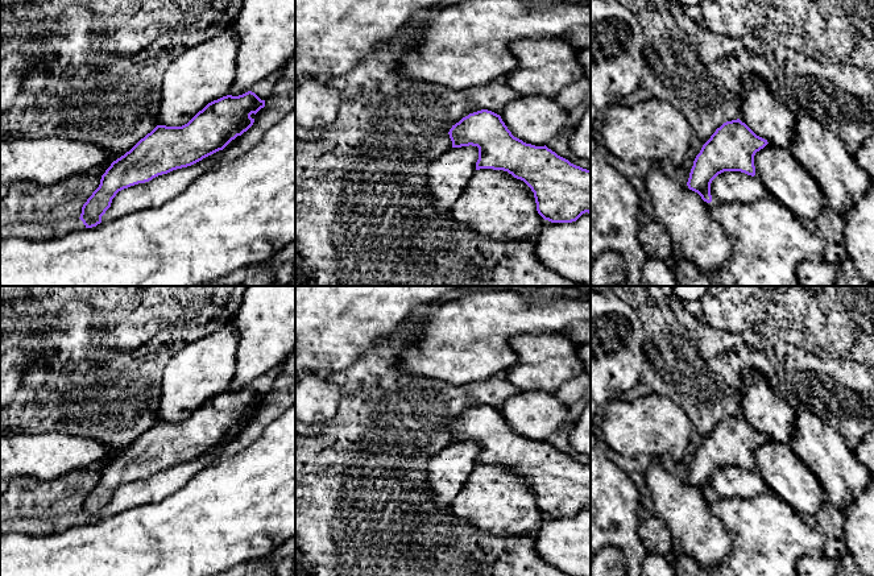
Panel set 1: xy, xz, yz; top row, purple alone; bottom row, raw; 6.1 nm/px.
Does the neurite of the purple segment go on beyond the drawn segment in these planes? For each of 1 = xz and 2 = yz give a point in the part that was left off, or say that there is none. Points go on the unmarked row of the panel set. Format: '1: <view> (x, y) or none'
1: none
2: none

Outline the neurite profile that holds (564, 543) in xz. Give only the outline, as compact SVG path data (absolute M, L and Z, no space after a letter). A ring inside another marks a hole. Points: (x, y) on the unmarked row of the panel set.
M591 509L572 518L544 515L537 535L537 552L571 576L591 576Z

